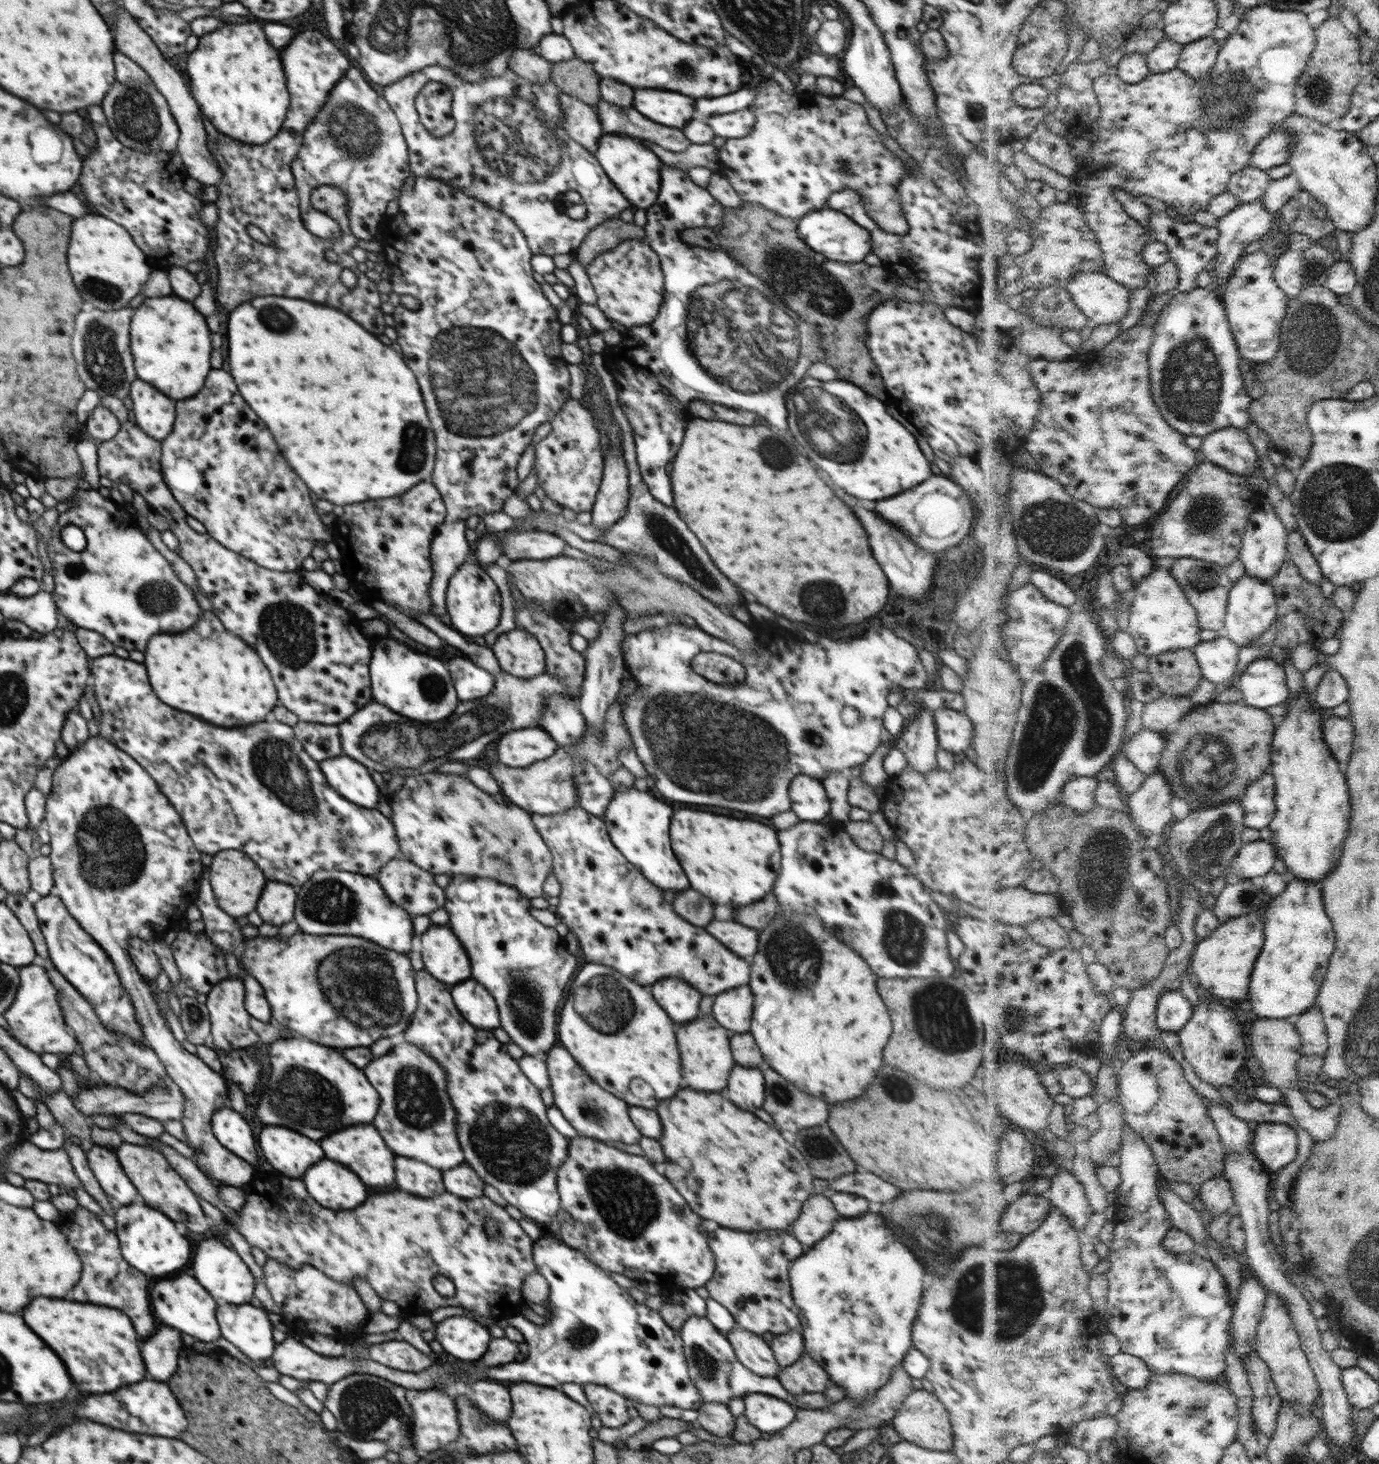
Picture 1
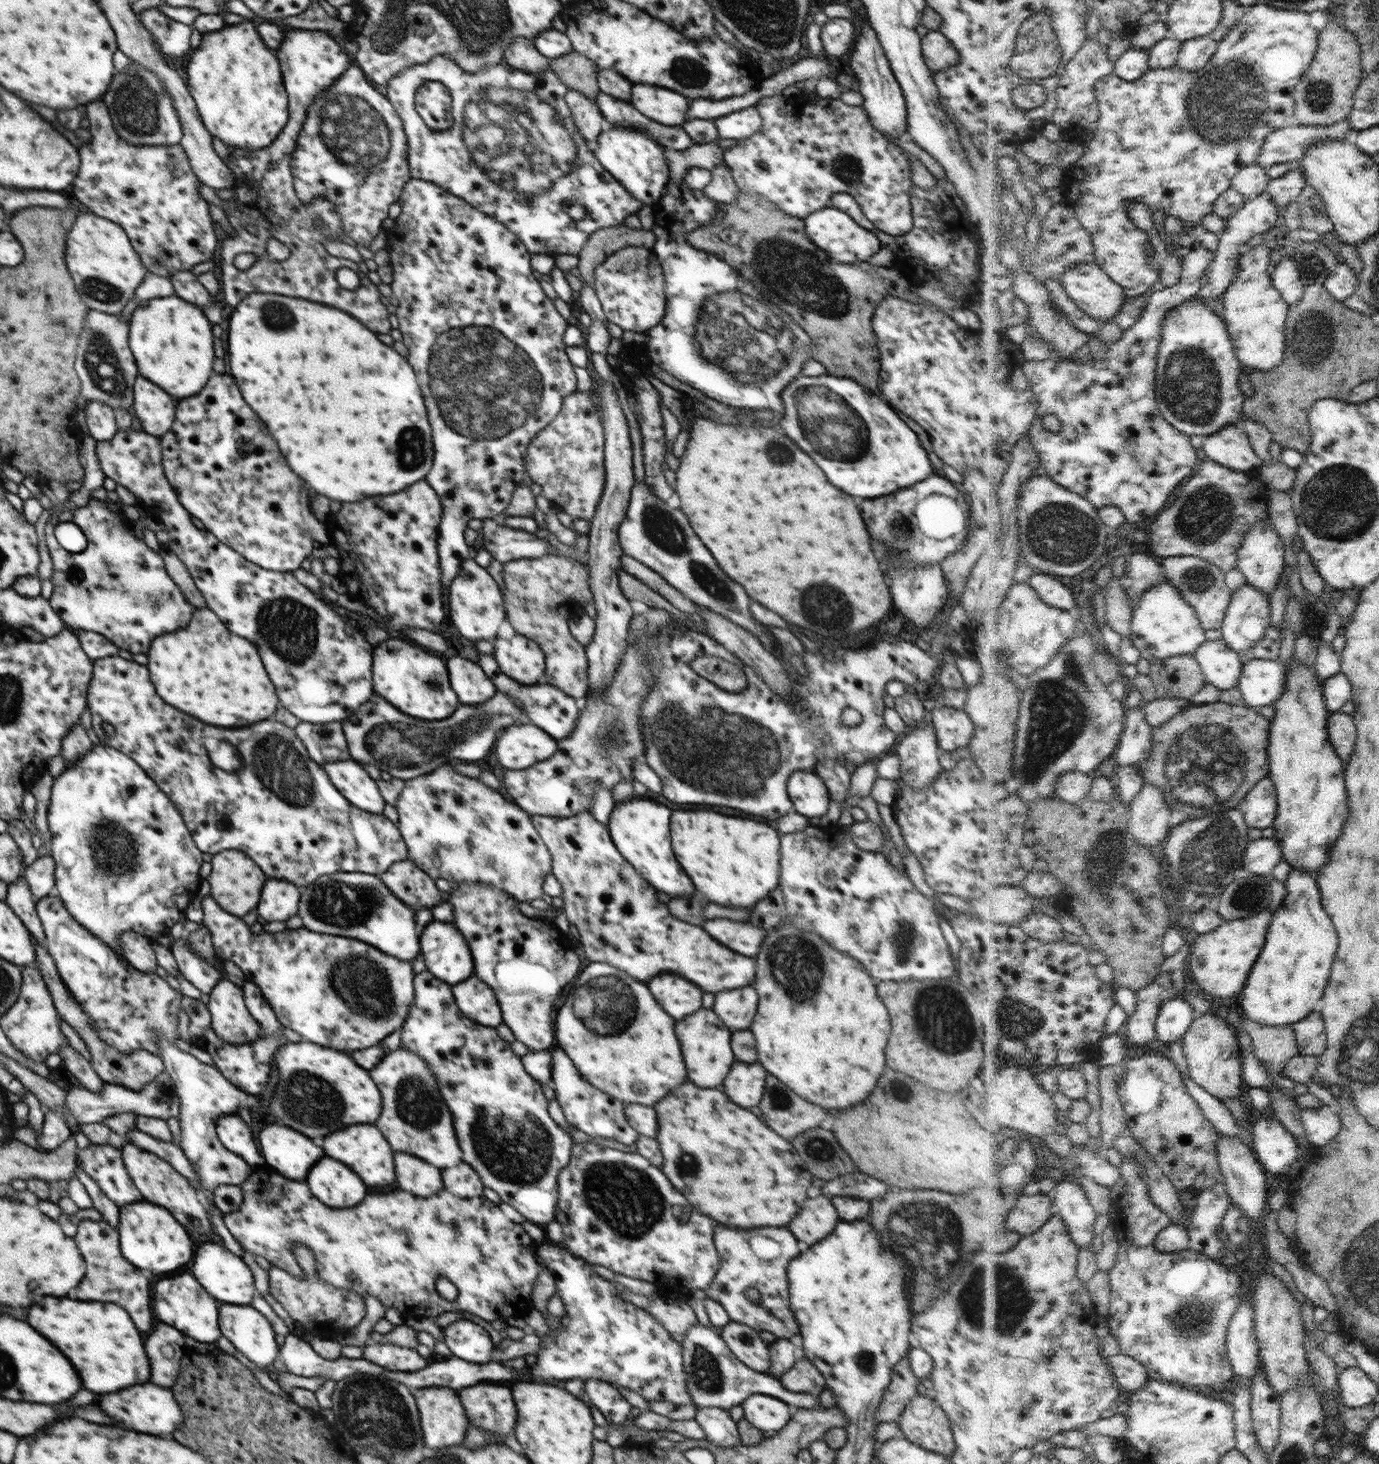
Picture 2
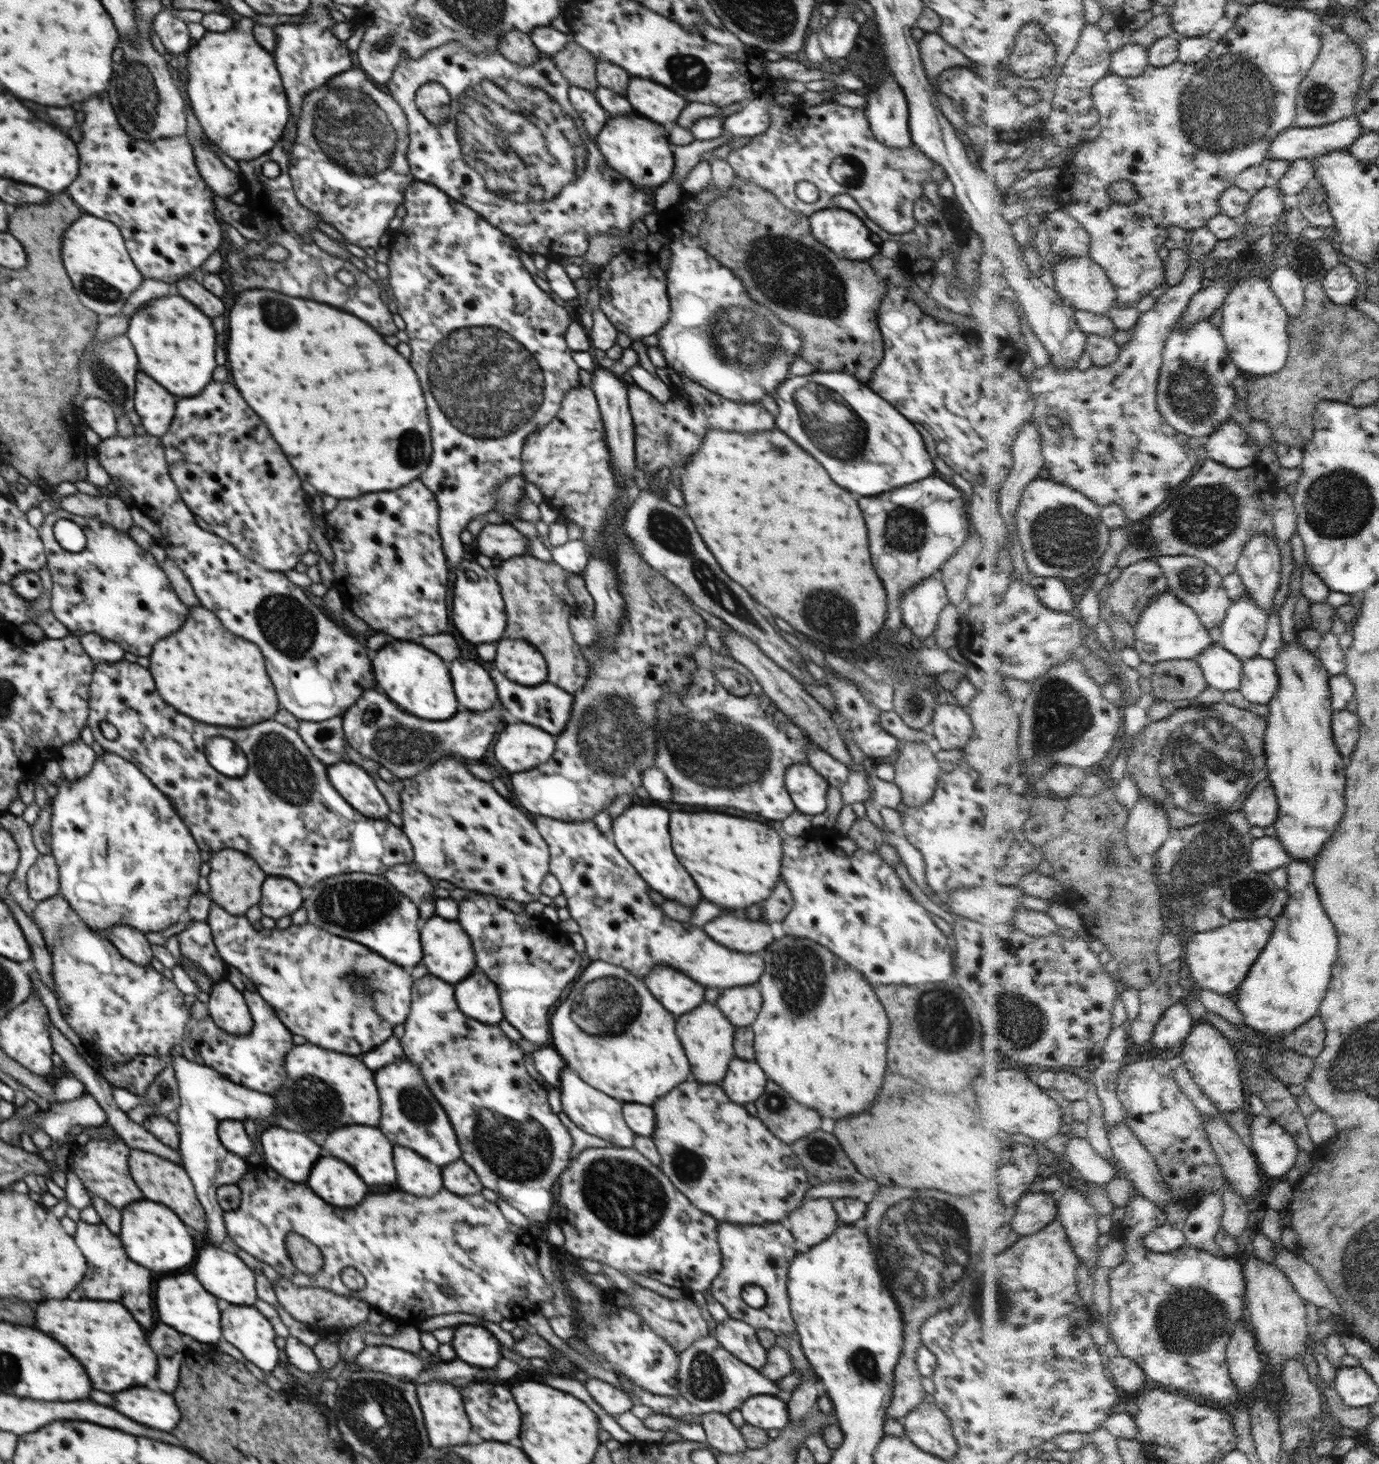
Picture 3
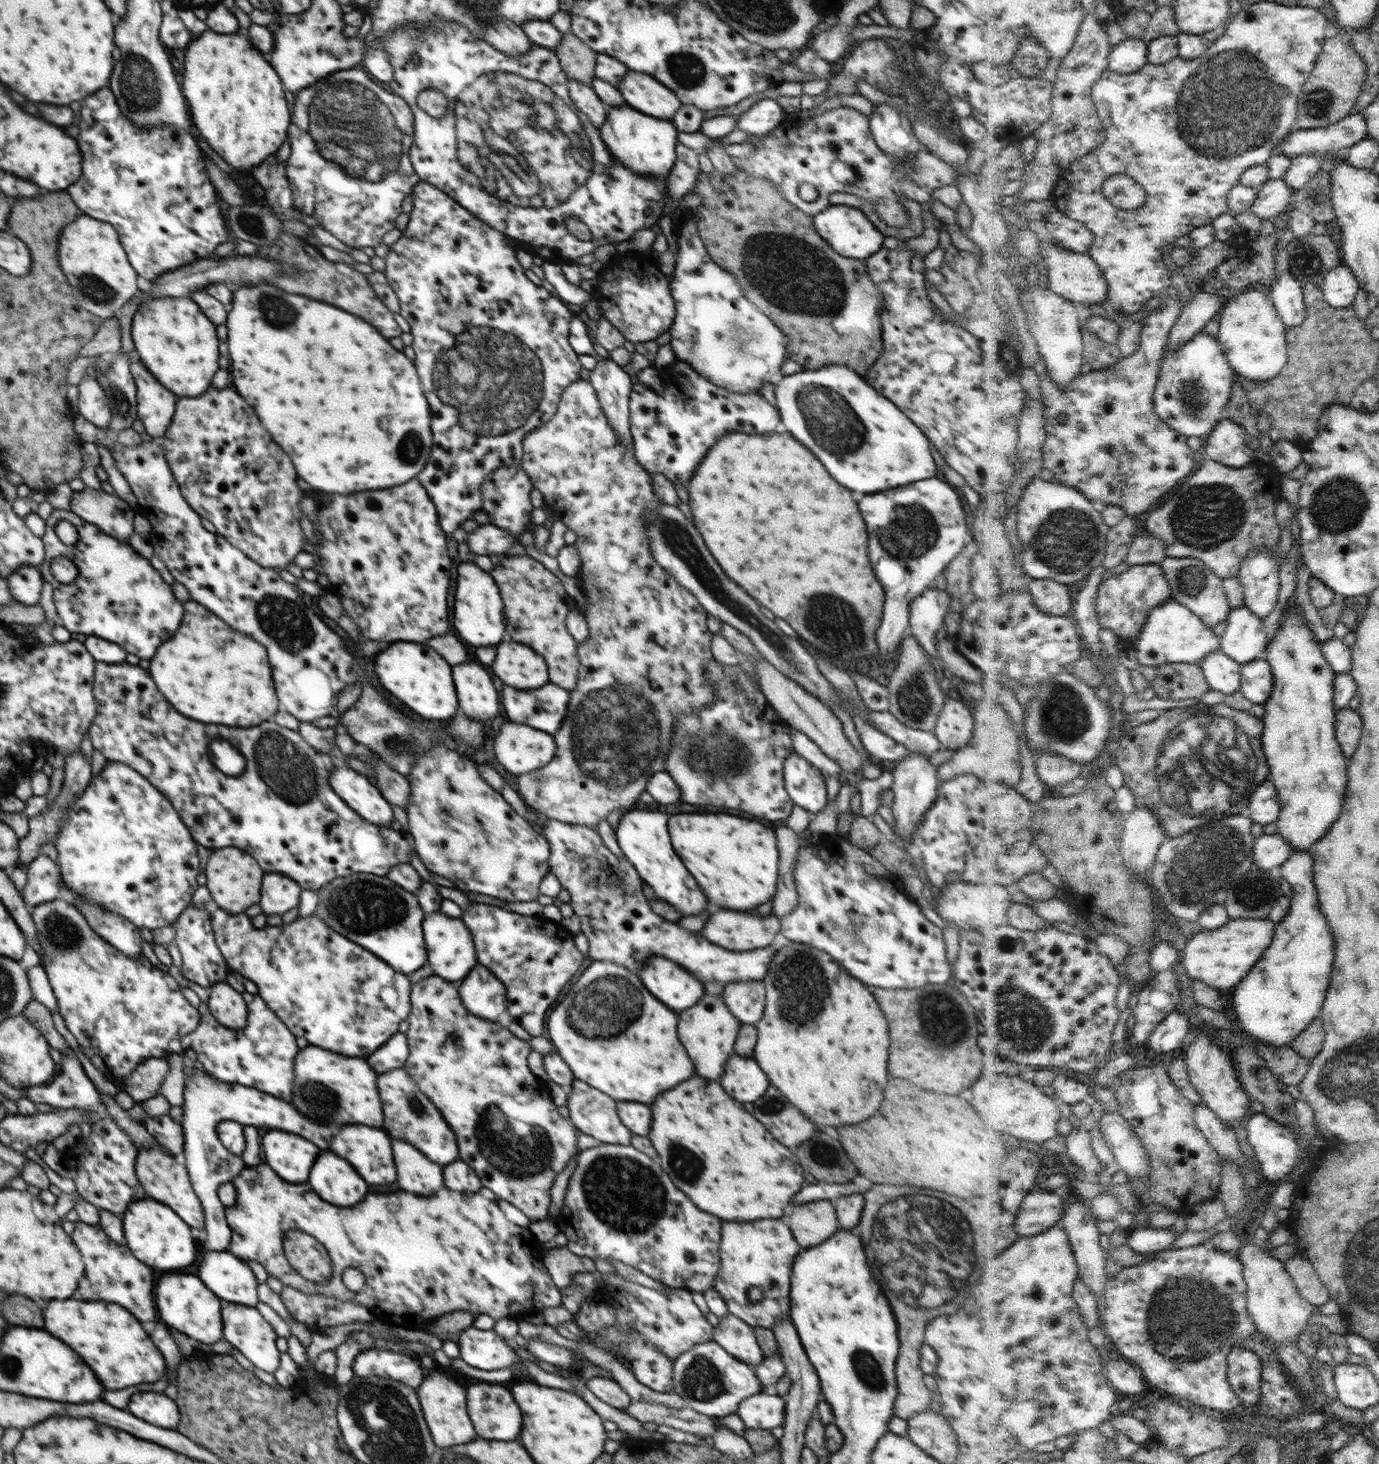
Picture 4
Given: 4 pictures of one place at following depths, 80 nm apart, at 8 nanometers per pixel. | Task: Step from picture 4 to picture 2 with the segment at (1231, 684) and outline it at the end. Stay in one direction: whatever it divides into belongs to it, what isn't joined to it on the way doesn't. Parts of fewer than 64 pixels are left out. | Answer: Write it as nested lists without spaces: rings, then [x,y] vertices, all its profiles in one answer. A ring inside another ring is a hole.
[[[1225,638],[1208,641],[1195,654],[1202,665],[1207,682],[1222,690],[1230,690],[1242,684],[1246,661],[1229,645]]]

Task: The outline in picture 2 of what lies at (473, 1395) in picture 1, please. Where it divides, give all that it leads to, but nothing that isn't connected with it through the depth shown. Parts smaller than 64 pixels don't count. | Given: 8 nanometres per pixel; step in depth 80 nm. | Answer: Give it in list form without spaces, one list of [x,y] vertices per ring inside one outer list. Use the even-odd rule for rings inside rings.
[[[479,1383],[460,1390],[462,1406],[466,1416],[478,1428],[495,1434],[506,1436],[514,1432],[516,1426],[516,1406],[510,1396],[510,1390],[504,1386]]]

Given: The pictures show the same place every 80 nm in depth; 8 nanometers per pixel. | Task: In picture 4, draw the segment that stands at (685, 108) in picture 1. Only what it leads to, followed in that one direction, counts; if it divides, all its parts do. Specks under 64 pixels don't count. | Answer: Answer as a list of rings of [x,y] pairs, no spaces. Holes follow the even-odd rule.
[[[627,72],[617,90],[626,104],[657,119],[671,121],[683,105],[674,92],[662,86],[653,76],[642,72]]]

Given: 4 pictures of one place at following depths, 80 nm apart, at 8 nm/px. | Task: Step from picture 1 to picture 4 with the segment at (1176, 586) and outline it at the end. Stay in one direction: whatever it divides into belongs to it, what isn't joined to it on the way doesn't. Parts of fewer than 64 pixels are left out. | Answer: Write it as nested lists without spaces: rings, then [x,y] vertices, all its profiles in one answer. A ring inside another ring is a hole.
[[[1171,598],[1169,602],[1152,611],[1149,623],[1136,642],[1136,651],[1141,665],[1161,666],[1168,663],[1202,663],[1209,654],[1223,648],[1223,639],[1203,618],[1189,606]]]

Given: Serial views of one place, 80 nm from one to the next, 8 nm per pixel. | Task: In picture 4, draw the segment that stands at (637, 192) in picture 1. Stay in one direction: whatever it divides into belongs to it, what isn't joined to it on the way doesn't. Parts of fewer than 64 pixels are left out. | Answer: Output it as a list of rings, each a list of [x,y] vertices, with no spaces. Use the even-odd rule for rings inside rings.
[[[607,105],[607,119],[599,128],[608,150],[632,172],[649,177],[666,177],[676,162],[679,131],[672,121],[657,119],[630,108],[630,105]]]

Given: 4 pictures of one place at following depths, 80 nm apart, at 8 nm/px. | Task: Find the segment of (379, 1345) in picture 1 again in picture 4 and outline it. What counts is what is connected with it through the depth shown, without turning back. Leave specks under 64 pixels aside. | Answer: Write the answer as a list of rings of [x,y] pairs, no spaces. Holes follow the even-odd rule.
[[[373,1347],[362,1349],[352,1363],[353,1374],[362,1378],[378,1376],[396,1380],[416,1389],[422,1385],[425,1378],[420,1364],[412,1360],[412,1356],[416,1354]]]

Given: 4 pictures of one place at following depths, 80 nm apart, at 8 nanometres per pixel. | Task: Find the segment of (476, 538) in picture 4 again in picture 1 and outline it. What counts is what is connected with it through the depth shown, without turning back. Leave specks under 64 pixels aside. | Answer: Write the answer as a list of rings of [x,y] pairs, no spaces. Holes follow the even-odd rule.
[[[544,531],[508,533],[499,538],[499,544],[510,561],[558,558],[568,545],[558,535]]]

